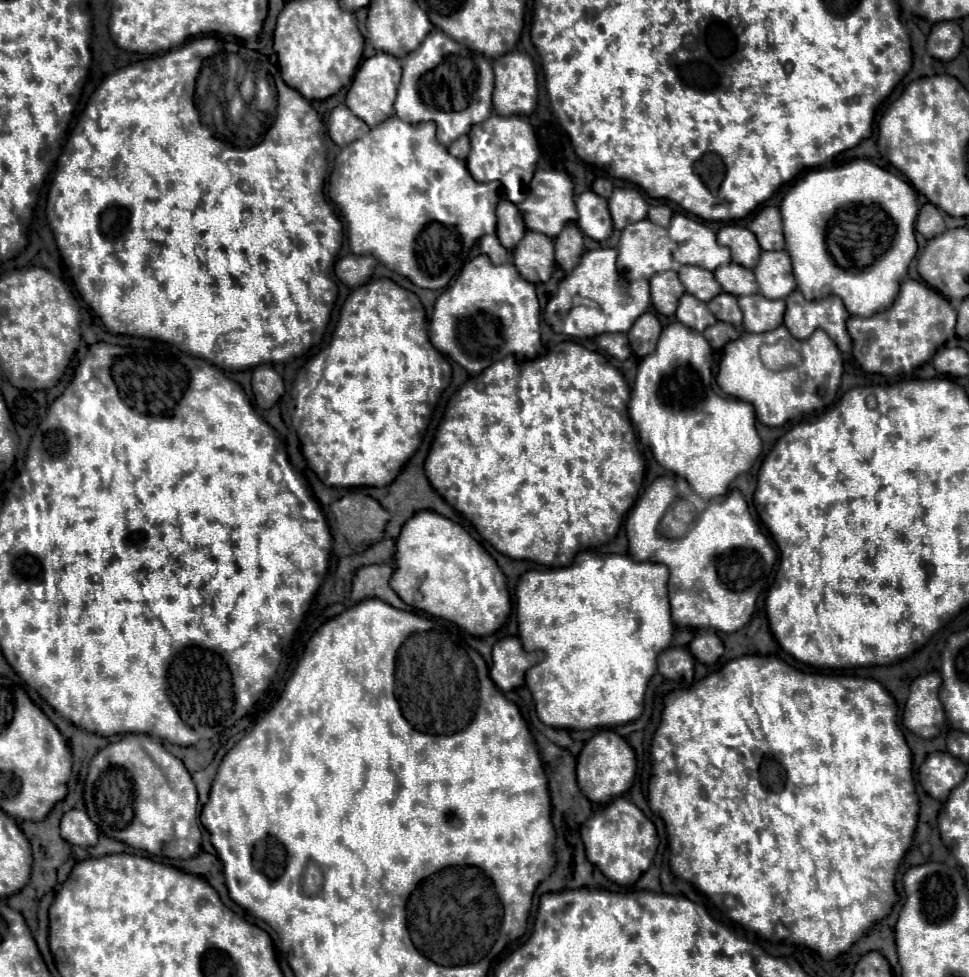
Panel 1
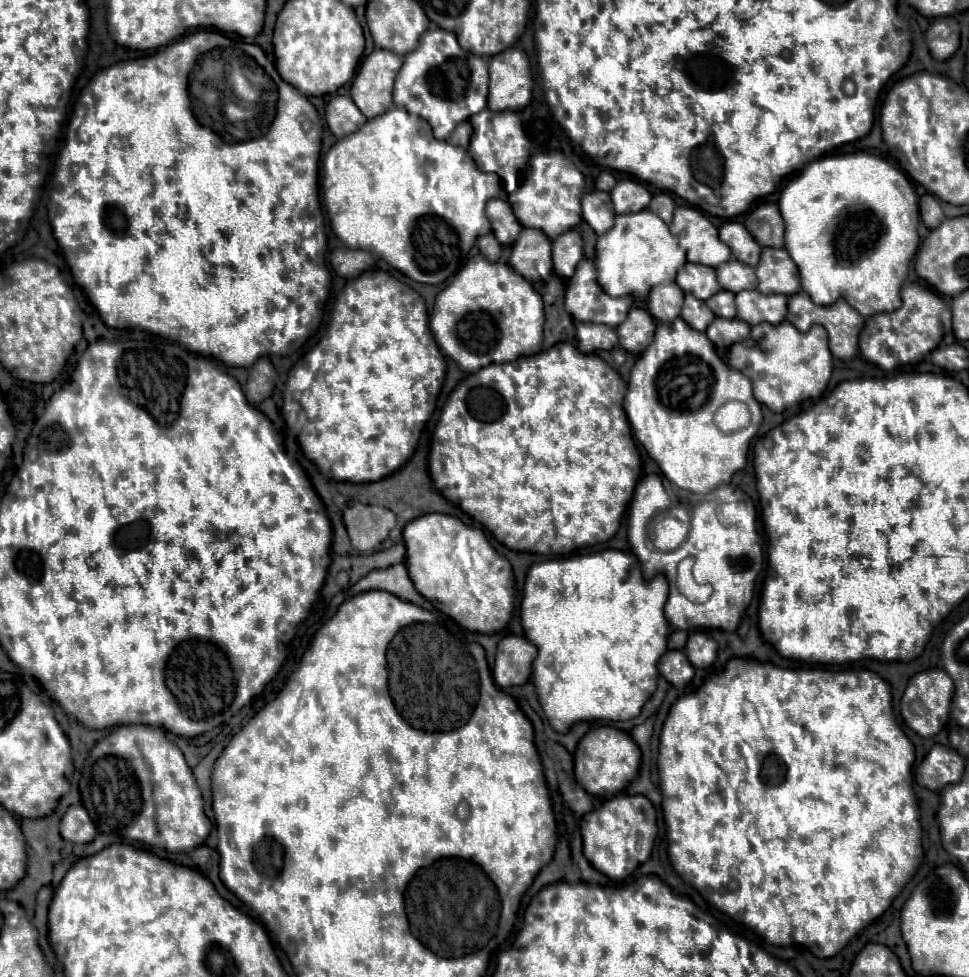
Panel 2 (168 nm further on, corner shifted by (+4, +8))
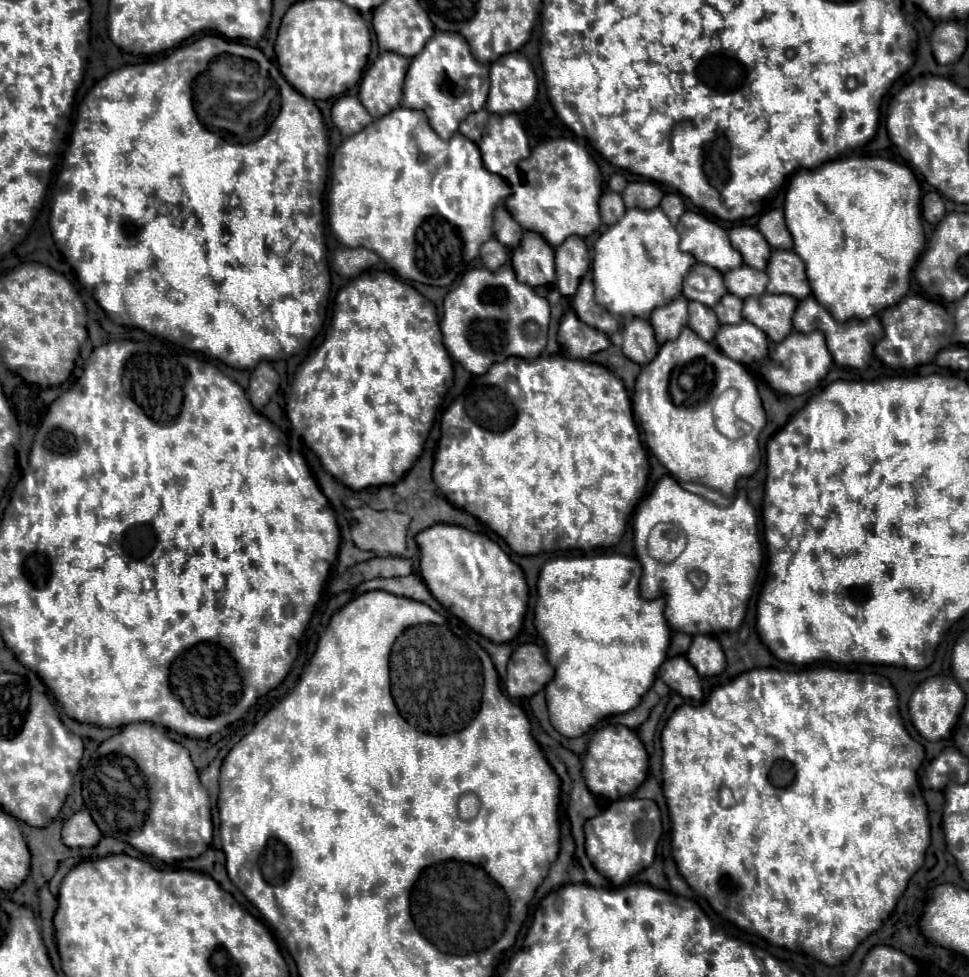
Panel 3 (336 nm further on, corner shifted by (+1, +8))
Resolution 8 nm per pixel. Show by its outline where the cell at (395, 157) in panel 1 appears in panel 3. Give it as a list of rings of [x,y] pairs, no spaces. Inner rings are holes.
[[[401,106],[349,136],[335,150],[329,190],[329,226],[341,244],[349,248],[373,248],[403,280],[449,286],[479,254],[481,244],[493,236],[493,210],[509,194],[509,184],[483,166],[475,142],[459,132],[443,140],[429,126],[425,112]]]

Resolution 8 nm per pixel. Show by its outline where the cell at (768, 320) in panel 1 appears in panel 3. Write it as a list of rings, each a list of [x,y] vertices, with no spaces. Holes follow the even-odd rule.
[[[763,294],[759,298],[747,298],[743,306],[743,318],[759,326],[773,342],[787,338],[791,328],[791,318],[797,308],[793,296],[783,294]]]

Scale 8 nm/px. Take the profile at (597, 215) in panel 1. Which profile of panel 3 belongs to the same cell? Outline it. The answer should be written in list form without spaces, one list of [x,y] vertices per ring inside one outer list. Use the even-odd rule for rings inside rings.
[[[605,192],[605,194],[601,196],[601,200],[599,200],[599,212],[601,212],[603,224],[607,224],[607,226],[615,224],[615,222],[623,216],[625,210],[627,210],[627,208],[625,208],[625,204],[623,204],[623,198],[621,198],[621,194],[617,194],[617,192]]]

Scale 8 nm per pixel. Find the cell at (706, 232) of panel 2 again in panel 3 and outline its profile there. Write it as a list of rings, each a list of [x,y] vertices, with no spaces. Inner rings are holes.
[[[685,212],[677,224],[681,234],[681,250],[695,256],[697,262],[703,262],[719,272],[739,268],[743,258],[731,248],[727,232],[699,212]]]

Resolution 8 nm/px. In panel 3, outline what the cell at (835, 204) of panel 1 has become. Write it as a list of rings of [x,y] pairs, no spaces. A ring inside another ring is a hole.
[[[839,158],[813,170],[799,170],[789,178],[785,220],[795,242],[795,252],[807,268],[813,296],[835,320],[867,320],[895,306],[909,290],[911,270],[917,264],[925,234],[921,226],[921,188],[913,170],[887,158]]]

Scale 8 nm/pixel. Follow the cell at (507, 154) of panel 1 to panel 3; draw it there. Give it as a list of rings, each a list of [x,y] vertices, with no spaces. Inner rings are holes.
[[[491,114],[487,130],[479,142],[483,164],[512,186],[519,184],[519,160],[529,156],[529,142],[515,114]]]

